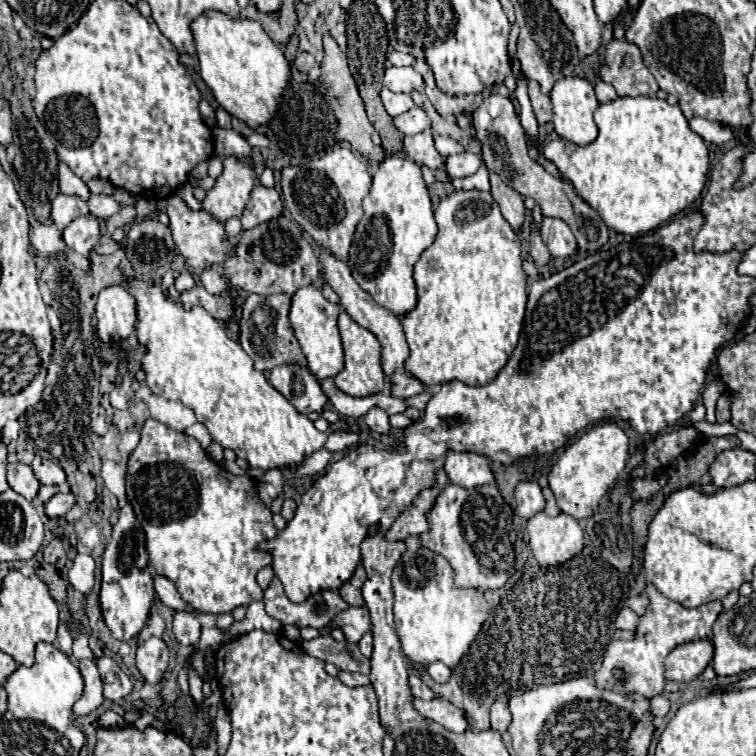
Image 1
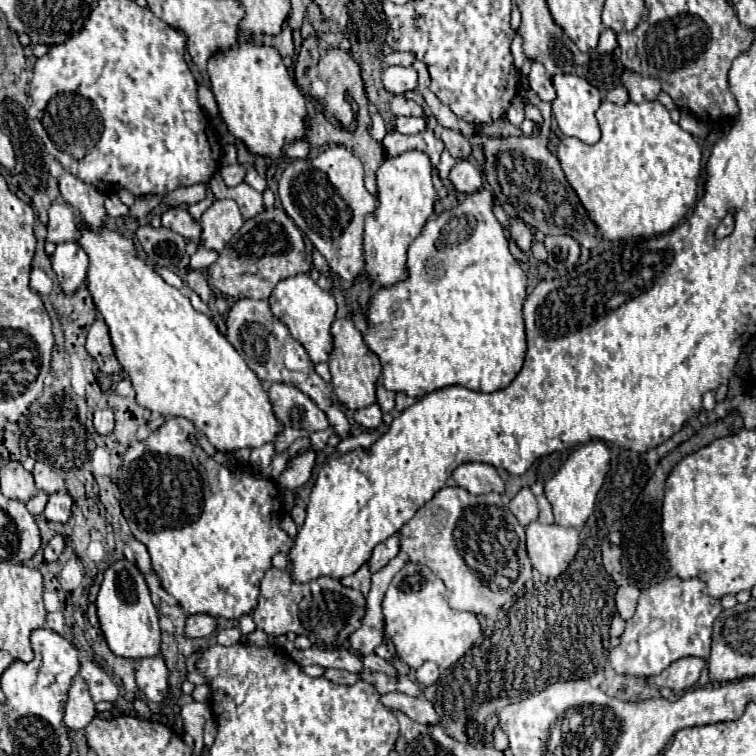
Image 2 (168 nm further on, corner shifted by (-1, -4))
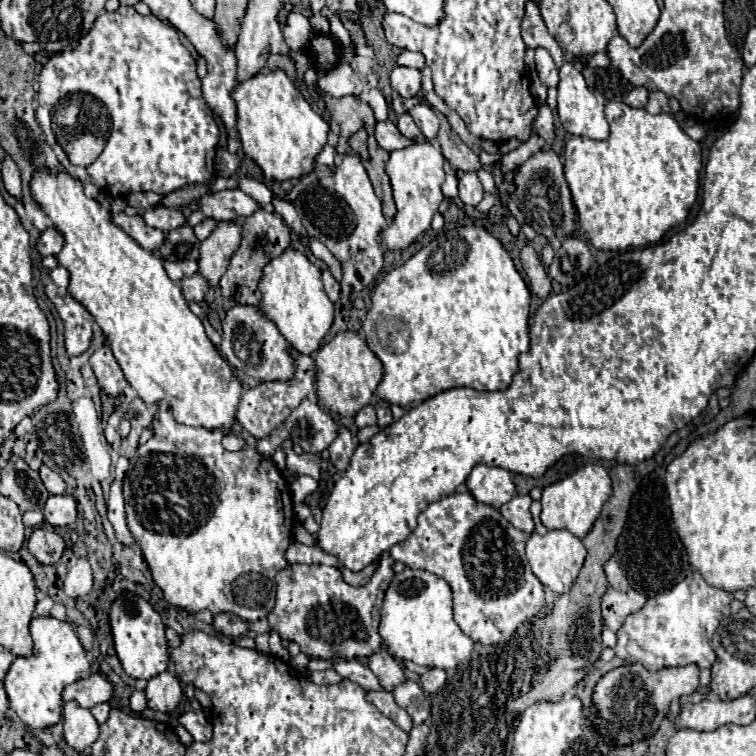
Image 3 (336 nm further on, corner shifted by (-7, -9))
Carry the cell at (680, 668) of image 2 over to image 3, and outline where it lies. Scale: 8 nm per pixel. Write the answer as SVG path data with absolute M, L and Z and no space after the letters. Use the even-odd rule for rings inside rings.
M623 664L605 672L593 688L591 702L587 708L587 718L591 728L605 740L607 746L631 746L631 742L653 738L661 720L669 712L669 704L681 696L693 694L699 686L699 668L695 664L661 668L657 672L647 670L643 664Z

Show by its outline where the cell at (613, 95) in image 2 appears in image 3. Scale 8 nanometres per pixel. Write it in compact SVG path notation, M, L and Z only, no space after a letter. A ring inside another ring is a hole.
M633 88L633 90L627 94L625 104L627 104L627 106L633 106L633 108L645 108L647 98L649 98L649 92L647 92L645 88Z

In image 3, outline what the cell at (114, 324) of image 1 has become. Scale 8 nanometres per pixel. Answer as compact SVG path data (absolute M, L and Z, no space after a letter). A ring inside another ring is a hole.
M107 344L91 356L91 368L93 368L95 378L105 394L119 396L125 390L127 380L125 380L121 368Z

